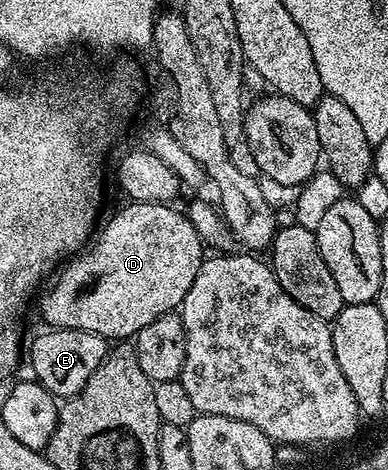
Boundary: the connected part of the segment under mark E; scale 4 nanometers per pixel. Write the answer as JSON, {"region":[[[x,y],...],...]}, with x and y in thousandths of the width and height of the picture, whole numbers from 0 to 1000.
{"region":[[[126,698],[85,728],[85,738],[72,738],[70,770],[85,777],[82,802],[103,813],[111,826],[121,826],[149,849],[165,851],[188,838],[201,838],[235,809],[235,791],[255,783],[255,774],[281,751],[284,730],[265,715],[245,706],[214,706],[211,702],[152,702]]]}

